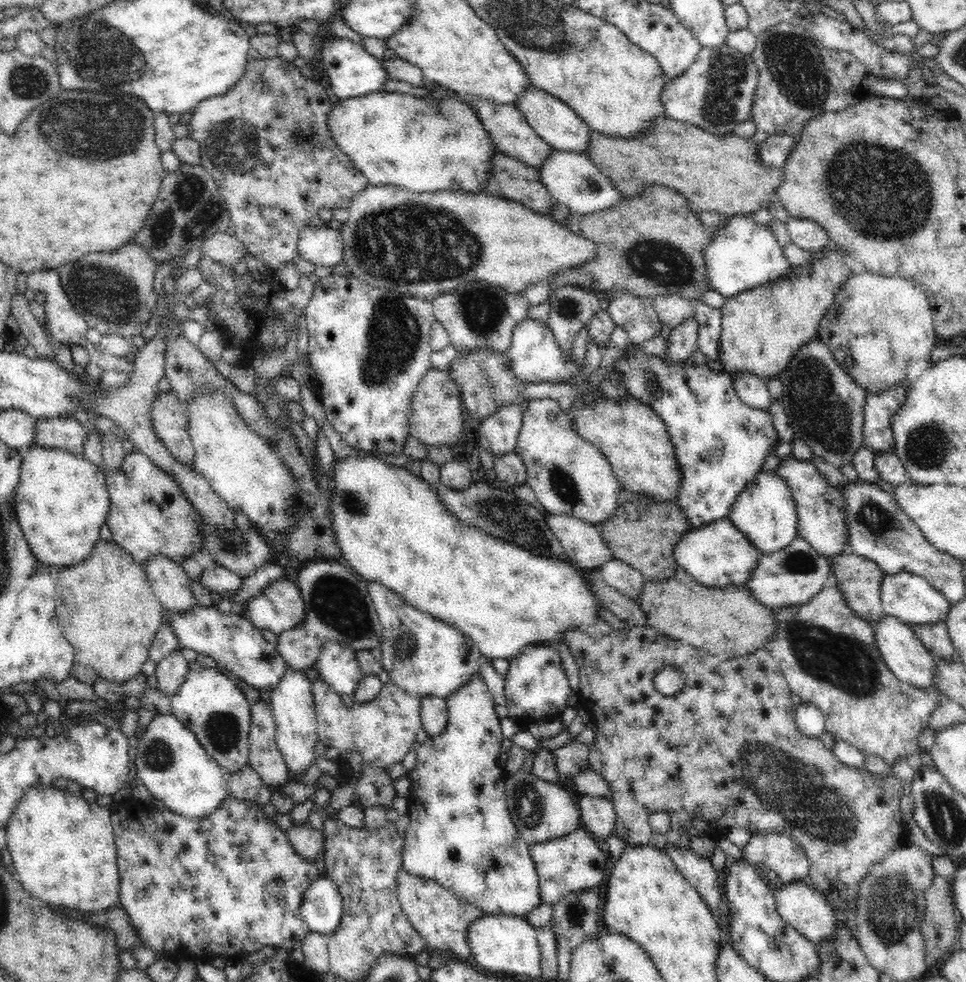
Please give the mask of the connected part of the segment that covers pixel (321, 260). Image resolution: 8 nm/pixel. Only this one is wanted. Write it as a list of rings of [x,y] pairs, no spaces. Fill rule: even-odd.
[[[323,223],[318,226],[308,225],[299,232],[299,238],[296,251],[300,259],[327,268],[342,262],[344,243],[338,229],[332,229]]]

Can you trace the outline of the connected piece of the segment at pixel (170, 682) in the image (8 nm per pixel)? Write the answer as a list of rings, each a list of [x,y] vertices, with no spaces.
[[[180,651],[171,652],[159,660],[155,668],[156,688],[168,696],[176,694],[188,674],[188,664]]]

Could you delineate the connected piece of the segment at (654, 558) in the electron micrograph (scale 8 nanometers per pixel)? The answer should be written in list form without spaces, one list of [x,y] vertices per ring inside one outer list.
[[[620,490],[620,508],[616,514],[601,524],[603,541],[616,559],[627,562],[639,570],[647,580],[666,581],[680,570],[675,561],[675,546],[694,527],[680,512],[677,504],[653,502],[648,496],[637,495],[632,491]]]

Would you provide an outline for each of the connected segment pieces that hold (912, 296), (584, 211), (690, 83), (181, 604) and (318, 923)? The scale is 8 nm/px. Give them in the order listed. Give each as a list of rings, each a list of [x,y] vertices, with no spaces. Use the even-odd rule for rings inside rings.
[[[870,272],[853,274],[848,277],[848,280],[845,280],[845,283],[835,294],[832,306],[826,310],[826,314],[822,317],[820,326],[818,326],[817,338],[822,339],[822,341],[828,345],[828,350],[832,351],[832,356],[836,359],[836,363],[842,366],[842,369],[854,379],[854,382],[856,382],[859,387],[864,388],[867,393],[881,393],[887,388],[898,384],[898,382],[902,382],[902,380],[904,380],[906,360],[912,360],[912,358],[928,358],[932,348],[938,344],[938,338],[934,328],[933,314],[931,313],[931,305],[929,304],[925,292],[919,286],[912,284],[910,281],[902,277],[882,276]]]
[[[552,151],[547,158],[547,162],[542,167],[536,168],[539,173],[539,180],[542,180],[547,191],[551,193],[555,199],[562,204],[566,204],[570,212],[578,215],[591,215],[593,212],[608,210],[610,207],[616,206],[619,200],[625,196],[622,189],[616,188],[611,183],[610,177],[602,172],[598,164],[594,164],[585,154],[564,151]]]
[[[727,45],[703,47],[682,74],[664,85],[662,97],[666,118],[694,124],[712,134],[726,135],[738,123],[751,120],[758,75],[758,67],[748,53]]]
[[[154,555],[143,566],[156,598],[169,614],[183,615],[198,606],[190,590],[191,580],[182,563]]]
[[[324,874],[312,881],[302,895],[300,910],[308,930],[329,937],[340,926],[343,900],[334,881]]]

